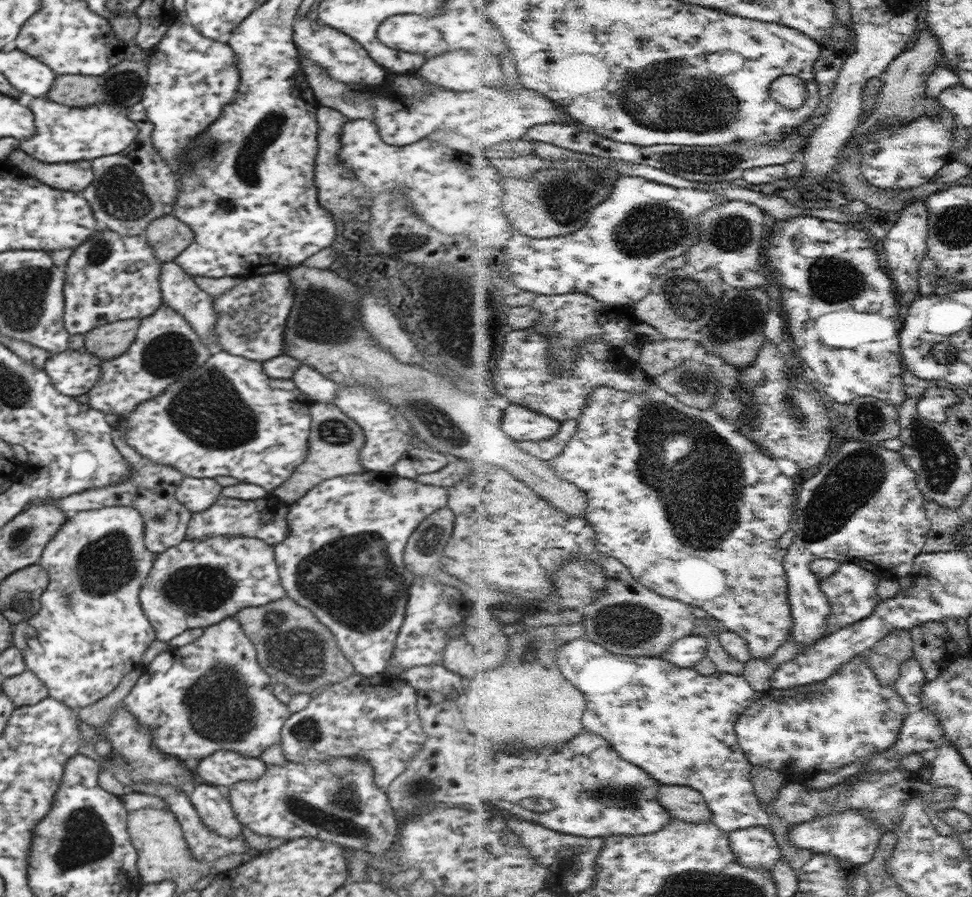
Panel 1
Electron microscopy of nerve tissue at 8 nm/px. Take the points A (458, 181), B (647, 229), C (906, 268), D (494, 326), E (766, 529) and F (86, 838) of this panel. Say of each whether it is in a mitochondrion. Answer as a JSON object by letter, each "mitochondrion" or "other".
{"A":"other","B":"mitochondrion","C":"other","D":"other","E":"other","F":"mitochondrion"}

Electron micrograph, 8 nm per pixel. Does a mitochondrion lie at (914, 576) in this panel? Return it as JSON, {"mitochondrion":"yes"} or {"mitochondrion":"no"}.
{"mitochondrion":"no"}

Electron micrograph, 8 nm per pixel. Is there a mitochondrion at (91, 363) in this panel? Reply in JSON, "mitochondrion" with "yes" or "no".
{"mitochondrion":"no"}

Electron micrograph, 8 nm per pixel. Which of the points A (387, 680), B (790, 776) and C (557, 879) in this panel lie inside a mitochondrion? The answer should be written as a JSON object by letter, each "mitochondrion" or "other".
{"A":"other","B":"other","C":"other"}

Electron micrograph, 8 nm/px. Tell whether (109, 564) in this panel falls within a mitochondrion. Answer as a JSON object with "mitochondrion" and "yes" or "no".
{"mitochondrion":"yes"}

